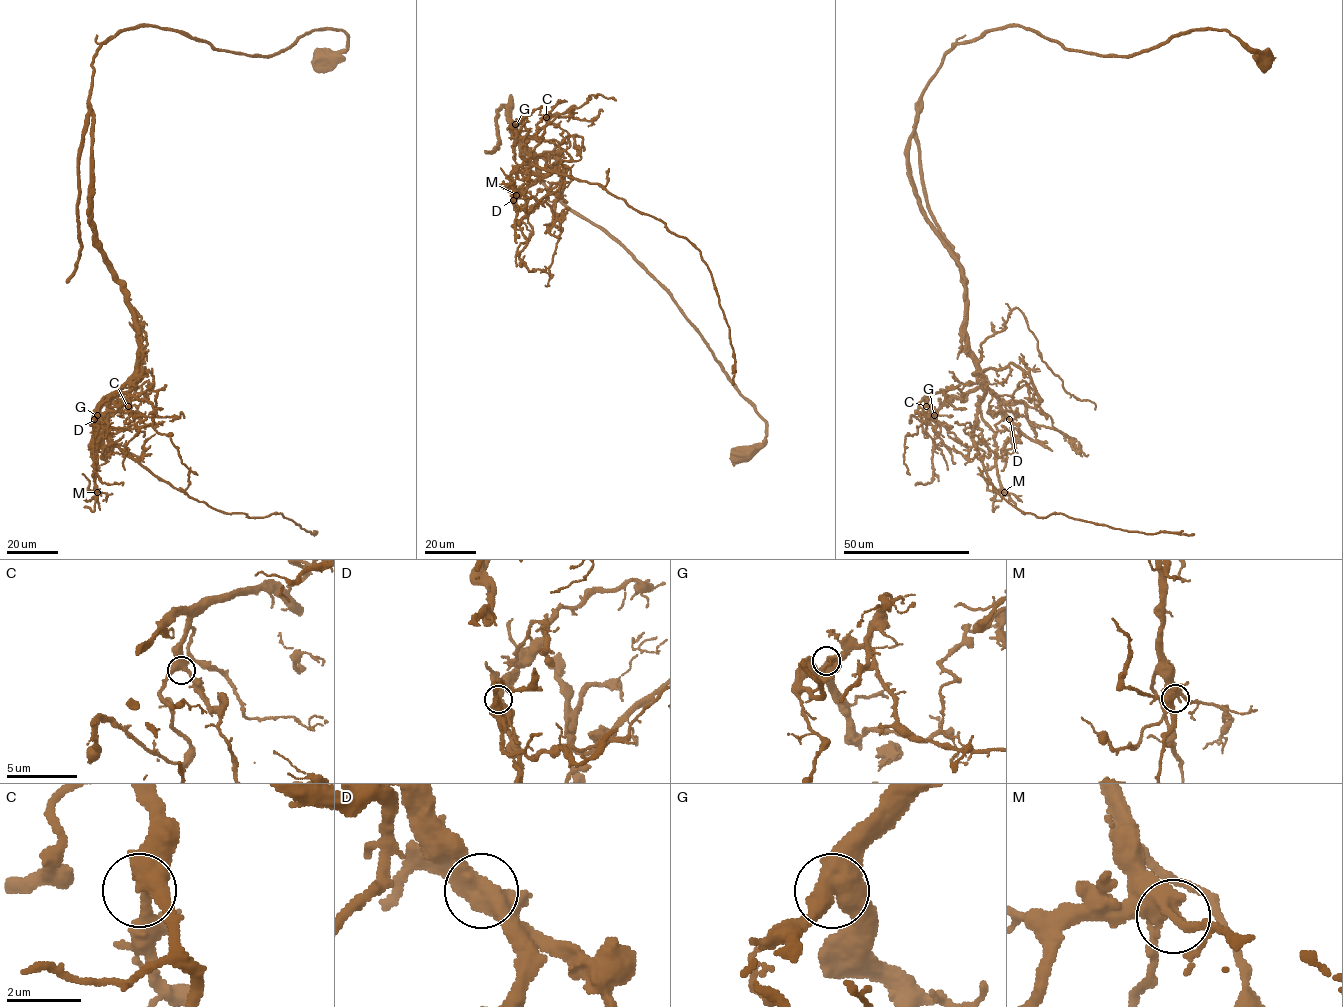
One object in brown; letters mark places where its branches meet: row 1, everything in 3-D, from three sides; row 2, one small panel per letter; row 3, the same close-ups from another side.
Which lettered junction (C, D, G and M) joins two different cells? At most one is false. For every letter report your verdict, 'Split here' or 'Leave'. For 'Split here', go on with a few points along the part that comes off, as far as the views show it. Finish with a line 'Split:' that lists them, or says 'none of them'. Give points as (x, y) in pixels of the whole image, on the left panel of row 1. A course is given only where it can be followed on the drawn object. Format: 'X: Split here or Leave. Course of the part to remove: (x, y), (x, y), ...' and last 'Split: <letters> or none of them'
C: Leave
D: Split here. Course of the part to remove: (94, 419), (98, 451)
G: Leave
M: Leave
Split: D

